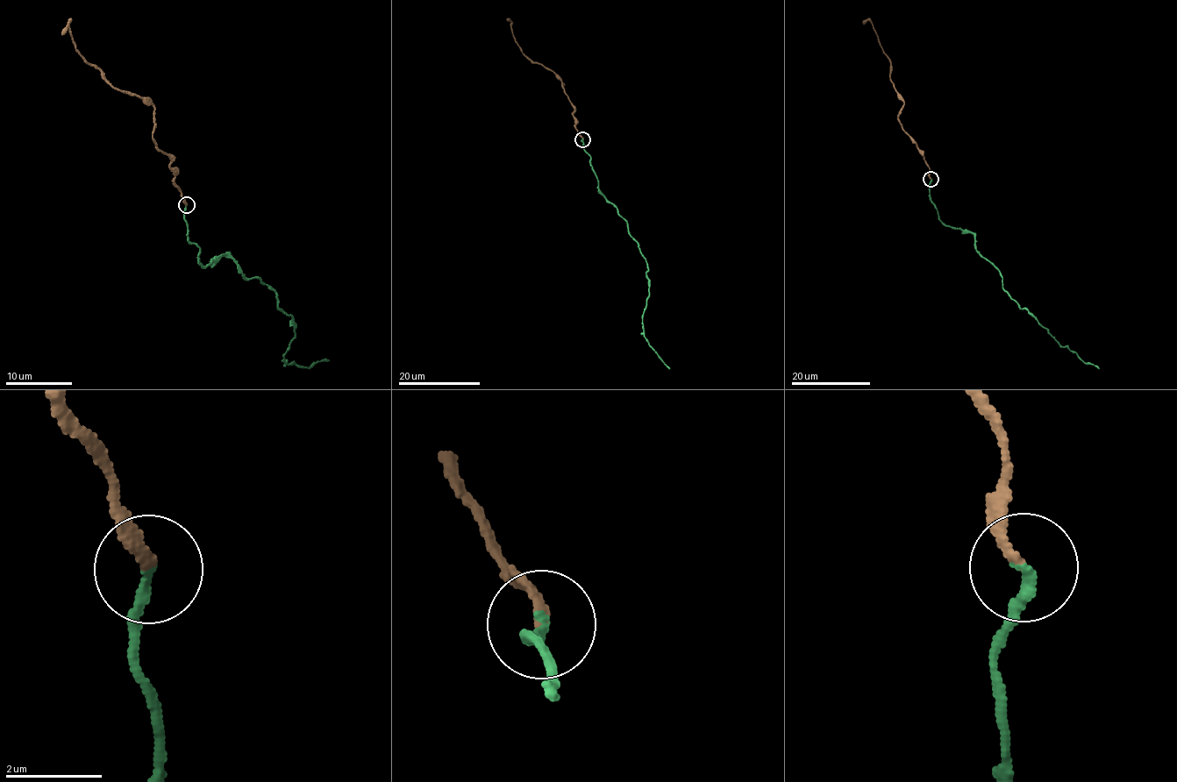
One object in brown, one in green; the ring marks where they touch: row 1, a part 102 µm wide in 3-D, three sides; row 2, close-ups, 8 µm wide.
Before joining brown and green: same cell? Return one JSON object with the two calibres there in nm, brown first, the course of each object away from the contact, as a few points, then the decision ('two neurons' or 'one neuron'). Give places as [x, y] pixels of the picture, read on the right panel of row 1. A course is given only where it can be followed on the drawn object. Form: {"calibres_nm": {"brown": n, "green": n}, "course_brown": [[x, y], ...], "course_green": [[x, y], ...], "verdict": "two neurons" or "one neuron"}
{"calibres_nm": {"brown": 190, "green": 180}, "course_brown": [[930, 179], [923, 153], [898, 119], [904, 103], [890, 80], [890, 61], [873, 24], [868, 20], [863, 24]], "course_green": [[930, 179], [930, 199], [939, 219], [971, 231], [974, 247], [1020, 308], [1061, 345], [1099, 368]], "verdict": "one neuron"}

